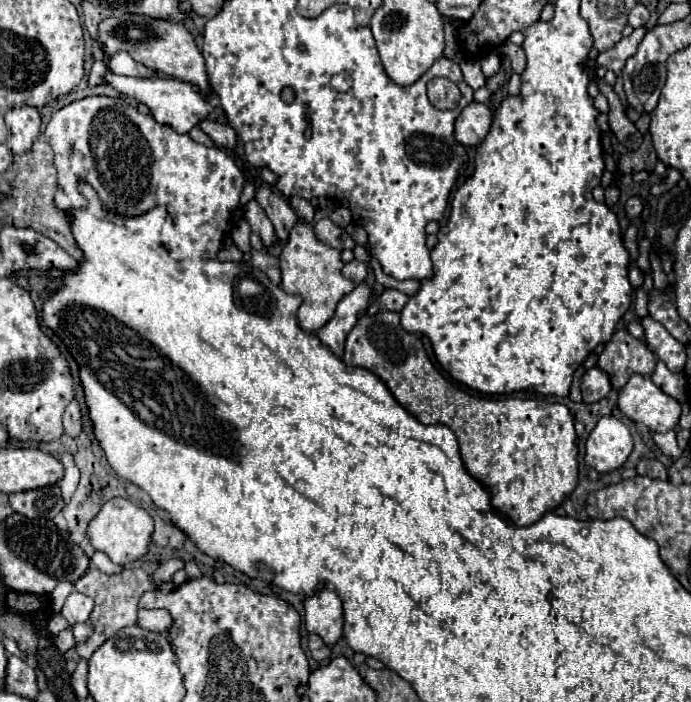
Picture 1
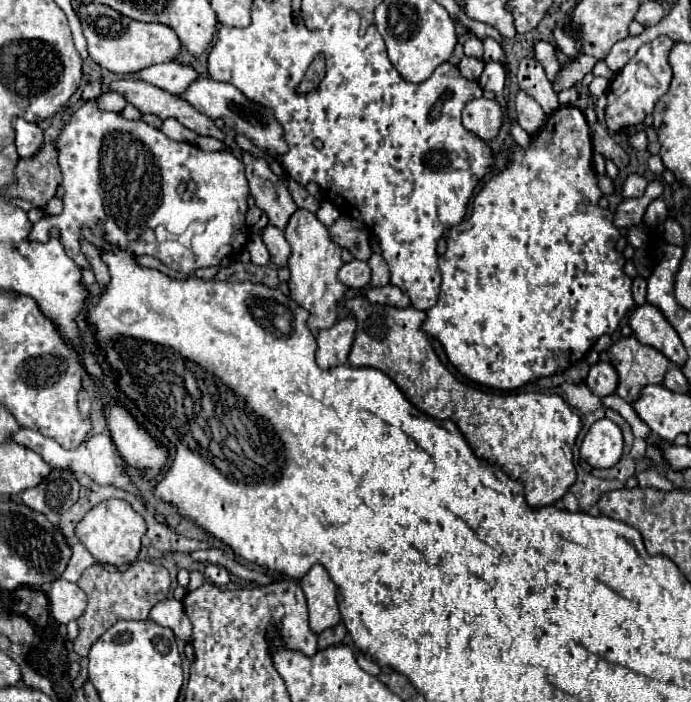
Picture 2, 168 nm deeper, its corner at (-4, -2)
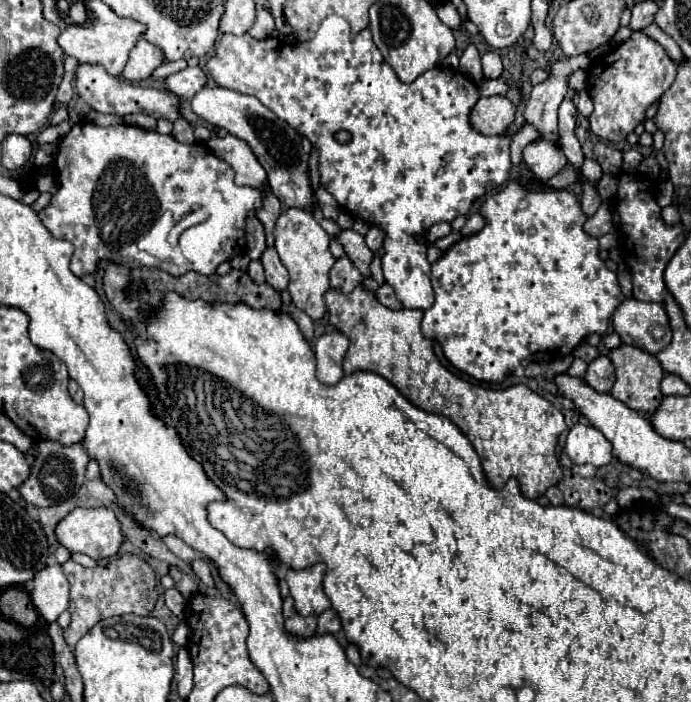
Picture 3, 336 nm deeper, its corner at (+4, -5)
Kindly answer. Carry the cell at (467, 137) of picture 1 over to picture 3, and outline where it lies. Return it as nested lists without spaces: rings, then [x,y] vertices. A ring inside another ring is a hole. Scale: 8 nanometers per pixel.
[[[482,97],[472,107],[470,125],[482,135],[502,135],[514,121],[514,105],[506,97]]]

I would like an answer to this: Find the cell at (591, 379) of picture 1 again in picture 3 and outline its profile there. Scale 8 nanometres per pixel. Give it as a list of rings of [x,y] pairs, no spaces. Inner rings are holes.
[[[600,355],[592,363],[588,363],[588,371],[584,375],[584,381],[592,389],[596,389],[598,393],[608,393],[616,381],[614,365],[610,363],[610,359],[606,355]]]

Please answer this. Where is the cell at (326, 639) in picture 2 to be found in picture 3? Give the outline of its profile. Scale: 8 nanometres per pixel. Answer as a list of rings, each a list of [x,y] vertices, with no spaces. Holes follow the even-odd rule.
[[[328,609],[328,611],[324,611],[324,613],[318,617],[318,629],[316,629],[318,635],[338,633],[340,629],[342,629],[342,625],[340,625],[340,619],[338,619],[338,615],[336,615],[334,609]]]

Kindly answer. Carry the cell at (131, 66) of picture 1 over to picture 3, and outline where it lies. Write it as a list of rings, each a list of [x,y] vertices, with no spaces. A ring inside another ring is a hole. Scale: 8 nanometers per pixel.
[[[186,67],[164,79],[166,89],[182,99],[192,99],[206,83],[208,83],[208,77],[200,67]]]

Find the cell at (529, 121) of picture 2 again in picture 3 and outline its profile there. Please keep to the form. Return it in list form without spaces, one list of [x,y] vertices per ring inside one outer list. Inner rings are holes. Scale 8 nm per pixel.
[[[522,123],[522,125],[518,127],[518,131],[512,135],[512,145],[510,145],[512,163],[514,163],[514,165],[522,161],[522,149],[524,149],[528,143],[536,141],[536,139],[540,139],[540,133],[538,133],[538,129],[536,129],[534,125]]]

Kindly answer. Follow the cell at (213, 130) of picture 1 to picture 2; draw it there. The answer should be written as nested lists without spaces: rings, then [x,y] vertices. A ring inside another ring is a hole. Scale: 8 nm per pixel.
[[[136,78],[112,80],[110,90],[124,96],[126,102],[138,108],[142,114],[154,114],[160,120],[176,118],[182,126],[194,130],[196,134],[224,140],[224,134],[214,126],[214,122],[208,116],[200,114],[196,108],[192,108],[178,94],[170,94],[162,88],[156,88],[148,82],[140,82]]]

